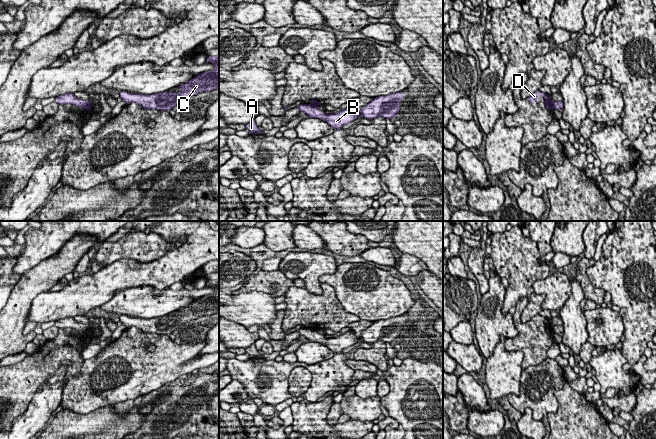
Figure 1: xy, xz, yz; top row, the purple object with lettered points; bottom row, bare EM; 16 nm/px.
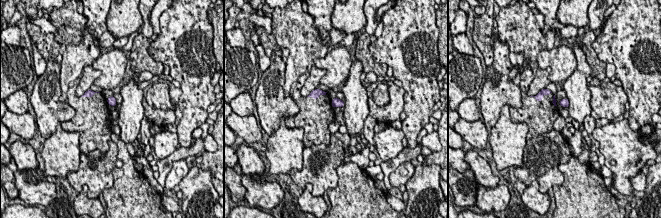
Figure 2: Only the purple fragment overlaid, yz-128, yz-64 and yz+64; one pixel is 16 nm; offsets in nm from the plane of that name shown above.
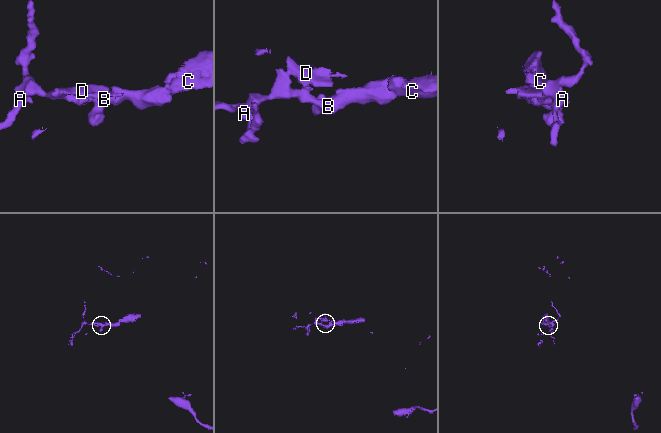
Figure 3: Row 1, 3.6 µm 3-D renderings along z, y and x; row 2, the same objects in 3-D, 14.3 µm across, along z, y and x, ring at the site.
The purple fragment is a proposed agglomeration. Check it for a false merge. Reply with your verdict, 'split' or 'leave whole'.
split

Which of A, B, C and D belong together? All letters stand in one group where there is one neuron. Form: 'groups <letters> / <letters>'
groups A B C / D

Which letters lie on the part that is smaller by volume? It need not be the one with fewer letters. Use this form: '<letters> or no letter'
D

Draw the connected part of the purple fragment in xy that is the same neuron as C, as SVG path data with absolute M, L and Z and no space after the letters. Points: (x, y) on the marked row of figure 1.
M208 56L205 63L213 62L215 68L211 71L203 72L185 84L180 85L180 93L160 92L151 95L130 94L120 91L120 97L126 105L135 102L145 109L156 109L160 111L170 111L183 98L197 95L198 93L208 92L219 89L219 56Z

